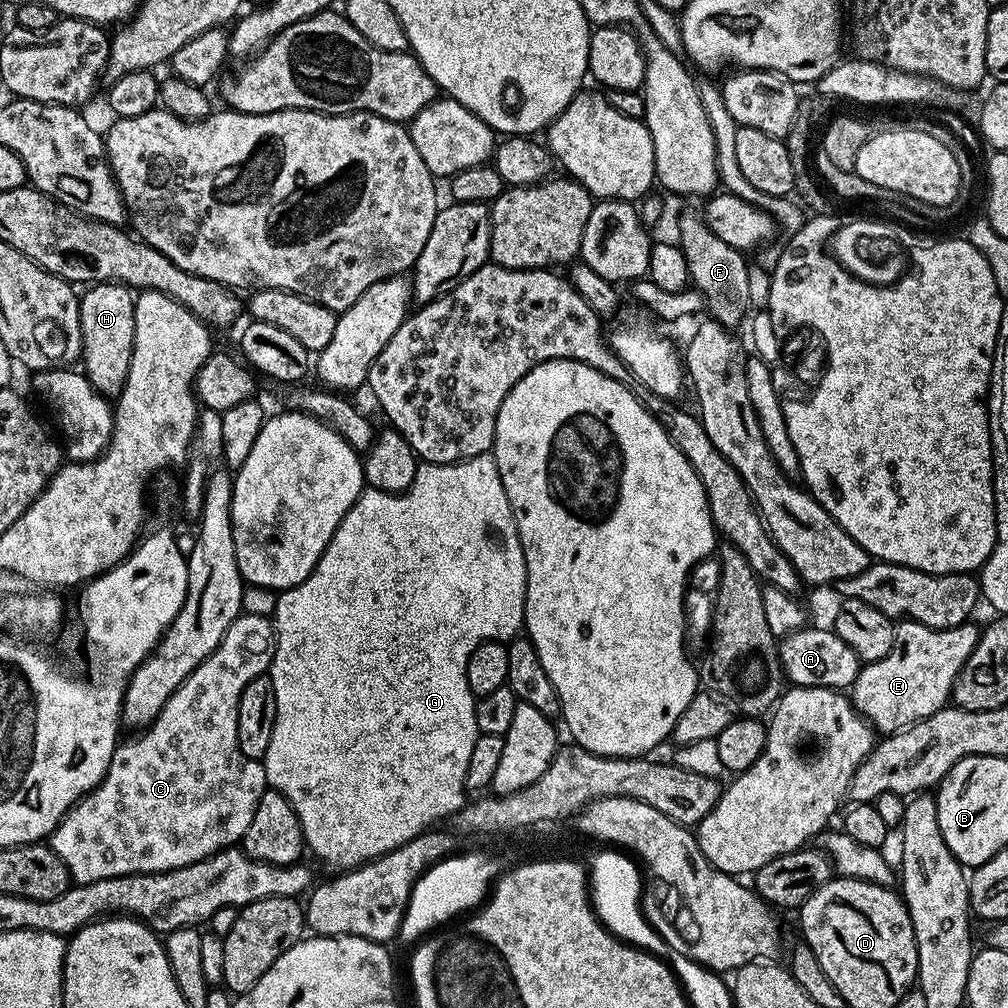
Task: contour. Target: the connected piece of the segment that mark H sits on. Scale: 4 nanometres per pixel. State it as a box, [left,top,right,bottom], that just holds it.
[80,282,136,398]

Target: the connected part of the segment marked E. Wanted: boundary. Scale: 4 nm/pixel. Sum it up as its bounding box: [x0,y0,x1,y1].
[850,620,981,734]

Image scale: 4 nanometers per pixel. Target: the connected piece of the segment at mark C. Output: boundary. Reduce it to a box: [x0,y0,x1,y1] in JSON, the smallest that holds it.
[50,614,276,884]

